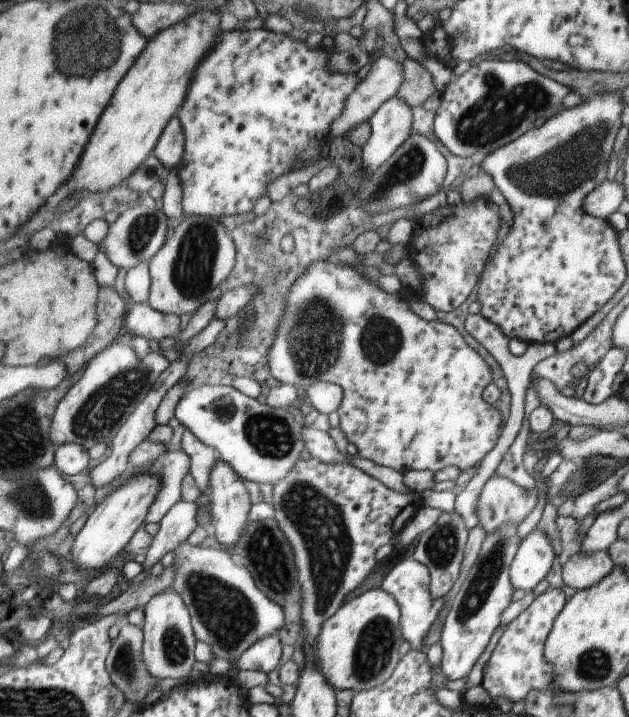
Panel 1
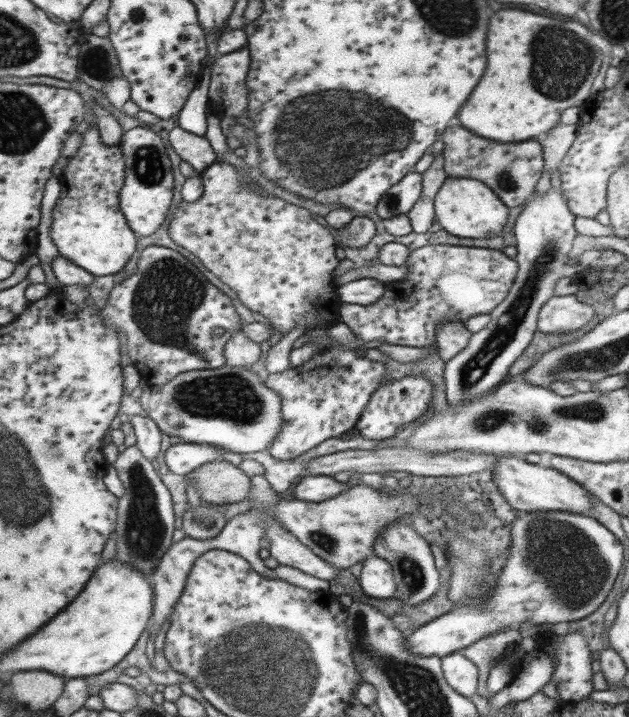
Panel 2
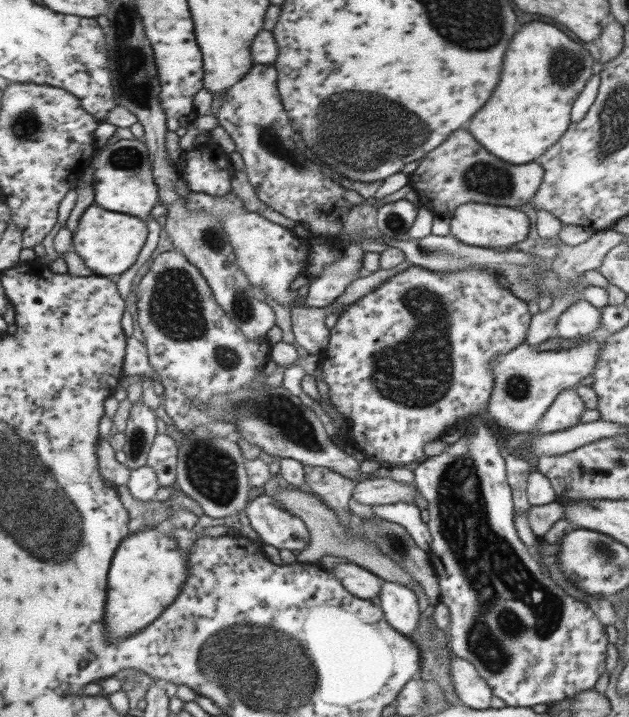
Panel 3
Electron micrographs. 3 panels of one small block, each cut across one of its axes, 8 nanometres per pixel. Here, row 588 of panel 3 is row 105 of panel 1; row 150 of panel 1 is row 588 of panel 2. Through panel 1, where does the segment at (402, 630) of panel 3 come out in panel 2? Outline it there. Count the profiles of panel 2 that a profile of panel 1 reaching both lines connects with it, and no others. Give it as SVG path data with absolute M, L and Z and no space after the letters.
M375 555L363 560L358 583L367 598L387 601L395 596L393 574L389 563Z

